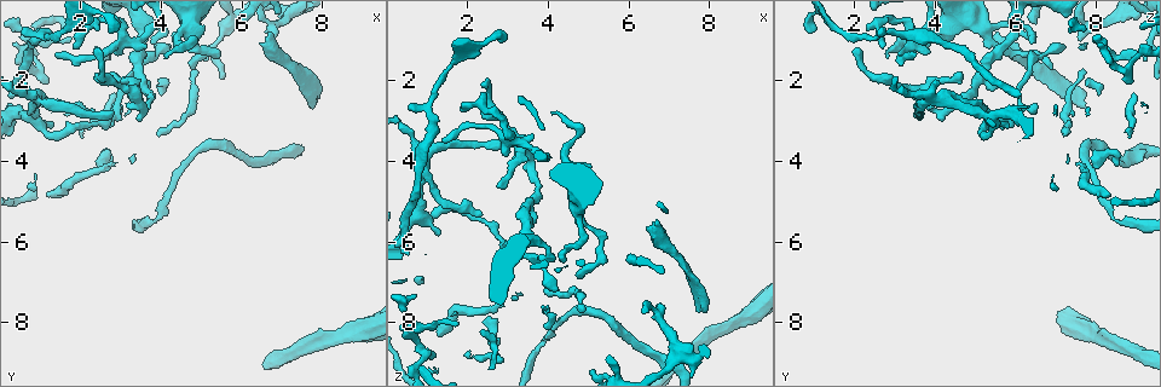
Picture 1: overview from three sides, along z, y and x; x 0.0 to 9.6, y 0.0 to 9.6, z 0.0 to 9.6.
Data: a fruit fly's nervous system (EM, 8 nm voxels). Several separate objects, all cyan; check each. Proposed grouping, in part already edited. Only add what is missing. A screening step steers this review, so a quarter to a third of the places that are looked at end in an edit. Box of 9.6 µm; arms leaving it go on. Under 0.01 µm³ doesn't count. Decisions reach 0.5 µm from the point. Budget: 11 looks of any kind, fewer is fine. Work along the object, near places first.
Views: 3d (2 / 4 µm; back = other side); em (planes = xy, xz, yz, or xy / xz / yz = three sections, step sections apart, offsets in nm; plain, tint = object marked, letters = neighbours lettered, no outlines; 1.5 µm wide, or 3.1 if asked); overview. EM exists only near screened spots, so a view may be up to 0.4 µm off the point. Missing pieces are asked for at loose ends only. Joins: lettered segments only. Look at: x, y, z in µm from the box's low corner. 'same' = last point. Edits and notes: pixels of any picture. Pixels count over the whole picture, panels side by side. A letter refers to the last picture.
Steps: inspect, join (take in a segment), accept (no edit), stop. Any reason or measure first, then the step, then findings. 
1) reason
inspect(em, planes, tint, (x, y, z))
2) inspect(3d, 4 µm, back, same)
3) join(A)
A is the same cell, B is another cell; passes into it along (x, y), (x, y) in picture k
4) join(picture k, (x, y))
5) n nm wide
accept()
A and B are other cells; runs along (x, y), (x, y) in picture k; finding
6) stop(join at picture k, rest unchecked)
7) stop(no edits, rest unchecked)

an open end
inspect(3d, 2 µm, (4.05, 1.40, 2.90))

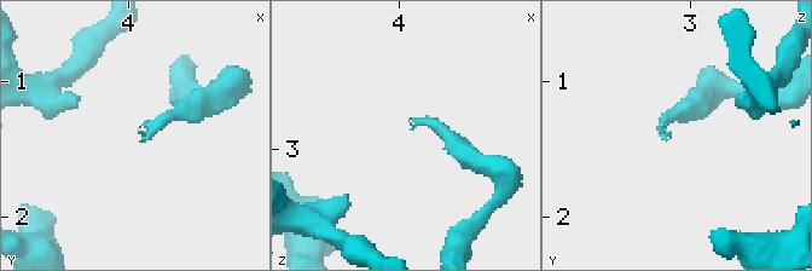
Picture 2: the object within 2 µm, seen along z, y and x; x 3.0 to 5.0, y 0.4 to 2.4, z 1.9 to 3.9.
shape alone is not enough
inspect(em, 3.1 µm, planes, tint, (4.10, 1.42, 2.86))

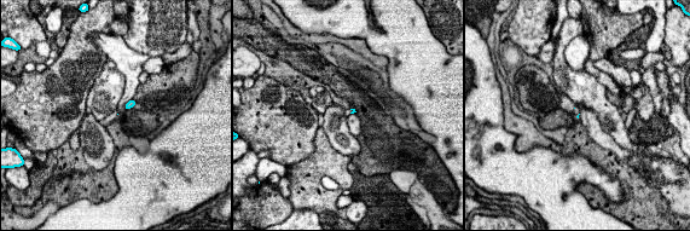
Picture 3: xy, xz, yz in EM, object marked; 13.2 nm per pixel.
what lies round it
inspect(em, 3.1 µm, planes, letters, same)

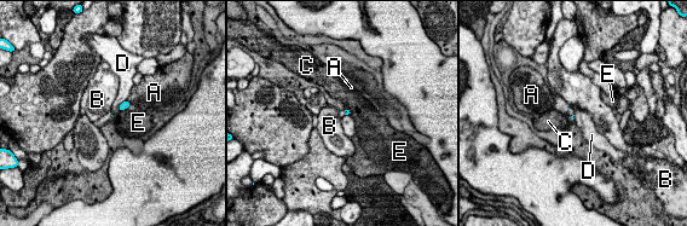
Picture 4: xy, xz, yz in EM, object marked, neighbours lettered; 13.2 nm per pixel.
accept()
A, B, C, D and E are other cells; border along (126, 99), (119, 106), (119, 110) in picture 4; no lettered segment goes on from it

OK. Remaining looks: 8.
free end
inspect(em, yz, step 4, tint, (2.65, 0.75, 1.00))

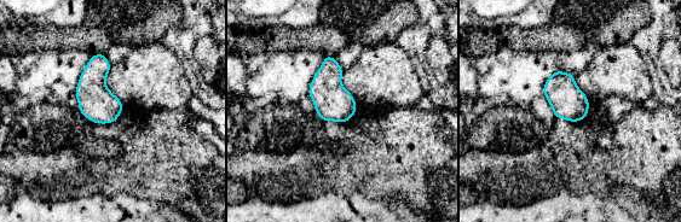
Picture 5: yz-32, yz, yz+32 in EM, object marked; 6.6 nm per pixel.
inspect(em, planes, letters, same)

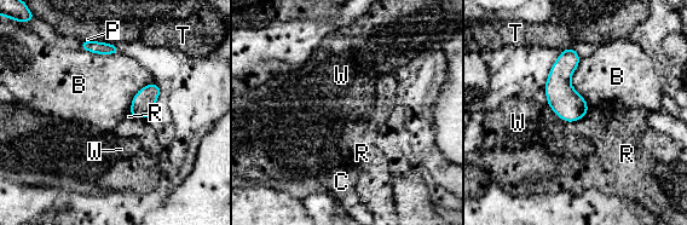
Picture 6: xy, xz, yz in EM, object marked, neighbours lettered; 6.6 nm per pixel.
110 nm wide; B touches over 340 nm
accept()
B, C, P, R, T and W are other cells; no lettered segment goes on from it

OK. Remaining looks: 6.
branch stops here
inspect(em, planes, letters, (2.75, 2.75, 3.60))

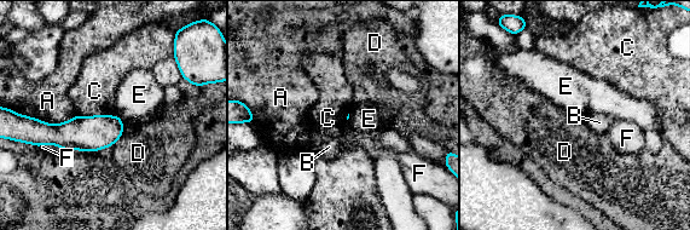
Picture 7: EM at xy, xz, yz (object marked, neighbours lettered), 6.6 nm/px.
accept()
A, B, C, D, E and F are other cells; border along (115, 113), (111, 115), (76, 115) in picture 7; none of them fits

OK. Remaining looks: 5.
branch stops here
inspect(em, xz, step 4, letters, (7.65, 2.65, 7.75))

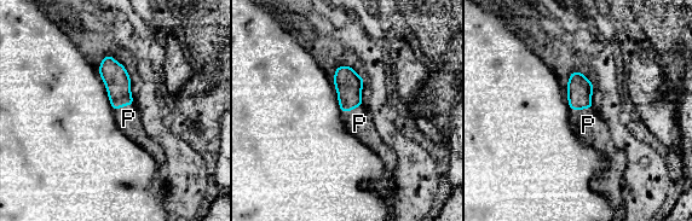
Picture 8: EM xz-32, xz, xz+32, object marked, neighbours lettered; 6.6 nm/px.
join(P)
P is the same cell; passes into it along (349, 85), (352, 109), (359, 123) in picture 8; the neuron continues

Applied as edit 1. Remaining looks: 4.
stop(join at picture 8, rest unchecked)

